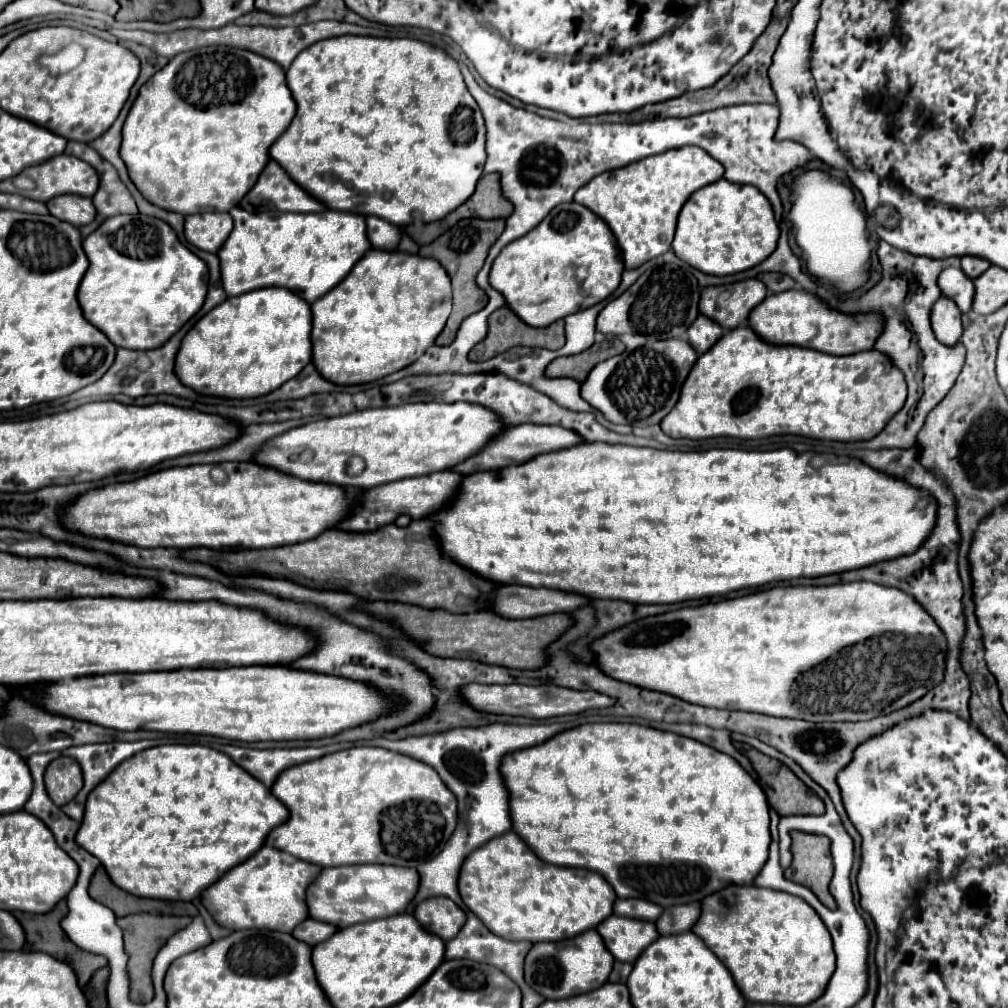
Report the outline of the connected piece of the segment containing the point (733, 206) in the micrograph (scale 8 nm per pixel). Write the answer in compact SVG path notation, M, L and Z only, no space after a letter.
M728 180L712 182L684 204L672 242L674 254L696 270L712 276L738 274L764 262L778 244L778 224L768 198L756 186Z

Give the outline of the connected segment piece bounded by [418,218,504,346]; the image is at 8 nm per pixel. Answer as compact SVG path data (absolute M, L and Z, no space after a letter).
M468 218L468 220L460 220L454 228L446 230L438 240L434 240L428 246L420 248L420 256L428 256L428 258L436 258L440 264L444 264L444 270L448 272L450 280L452 280L452 290L454 290L454 310L442 330L442 334L436 338L436 346L448 346L454 342L456 332L460 328L460 322L470 316L472 312L478 312L486 306L488 296L484 294L484 290L480 290L476 286L476 274L482 268L490 246L498 240L498 236L504 232L504 220L480 220L480 218Z

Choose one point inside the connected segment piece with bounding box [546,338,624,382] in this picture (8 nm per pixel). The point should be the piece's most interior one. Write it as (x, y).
(577, 367)

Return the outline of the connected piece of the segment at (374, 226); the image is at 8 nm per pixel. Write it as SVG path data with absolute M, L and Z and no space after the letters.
M368 216L366 226L368 226L368 240L370 240L372 248L396 250L398 242L400 242L400 228L396 228L394 224L390 224L382 218L376 218L376 216Z

